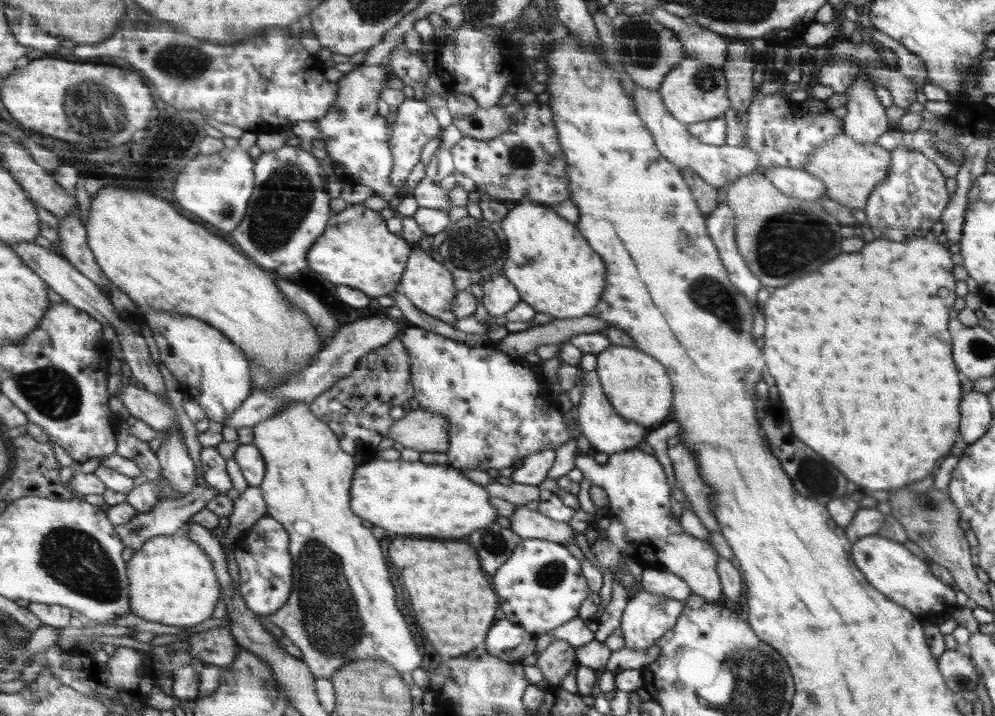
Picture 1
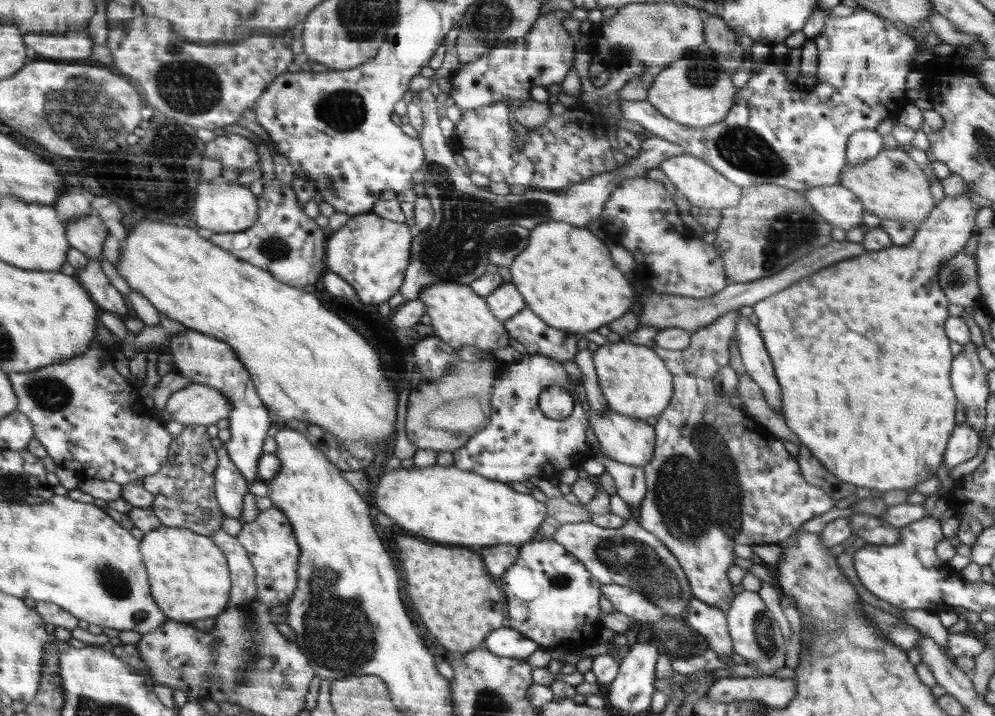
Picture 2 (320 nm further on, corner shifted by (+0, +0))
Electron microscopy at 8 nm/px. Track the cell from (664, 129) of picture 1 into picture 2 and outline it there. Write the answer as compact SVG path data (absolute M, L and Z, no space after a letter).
M682 153L672 158L667 158L659 164L660 170L668 176L668 180L684 194L690 205L700 208L717 209L721 212L726 208L736 207L741 200L741 187L728 180L706 160L696 156Z

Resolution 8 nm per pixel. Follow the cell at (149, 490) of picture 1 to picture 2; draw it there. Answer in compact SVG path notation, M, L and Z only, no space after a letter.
M186 425L182 432L175 436L169 447L169 458L160 471L154 476L144 479L143 485L154 493L154 514L161 524L167 527L180 527L202 533L204 536L211 536L221 530L225 513L216 497L216 470L219 458L217 449L210 441L210 435L206 433L207 426Z

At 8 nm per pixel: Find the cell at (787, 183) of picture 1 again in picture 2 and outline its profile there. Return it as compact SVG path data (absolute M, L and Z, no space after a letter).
M842 184L817 186L803 192L805 200L826 221L848 231L860 227L866 214L862 201L855 192Z

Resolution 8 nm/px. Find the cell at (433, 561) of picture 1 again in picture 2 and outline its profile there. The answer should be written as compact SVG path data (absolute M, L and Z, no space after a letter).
M402 536L398 546L404 572L408 574L408 592L422 614L422 622L446 650L457 656L473 651L492 630L504 624L506 598L486 572L482 558L474 552L440 544L434 548L432 544L408 536Z

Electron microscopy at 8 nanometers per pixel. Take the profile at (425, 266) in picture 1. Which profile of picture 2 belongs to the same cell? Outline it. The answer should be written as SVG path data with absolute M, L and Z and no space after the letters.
M435 282L433 286L427 286L419 294L419 298L426 305L427 314L431 318L433 335L441 338L458 352L460 347L466 345L476 346L482 351L494 351L510 345L511 336L504 324L500 323L497 316L487 304L482 295L466 284L457 282Z

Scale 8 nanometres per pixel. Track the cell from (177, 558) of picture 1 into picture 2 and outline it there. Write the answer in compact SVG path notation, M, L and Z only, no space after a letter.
M160 525L147 533L142 542L142 556L150 568L154 584L154 600L162 604L162 612L174 621L190 623L200 618L216 616L224 610L230 593L230 576L226 558L218 544L209 536L180 527Z

